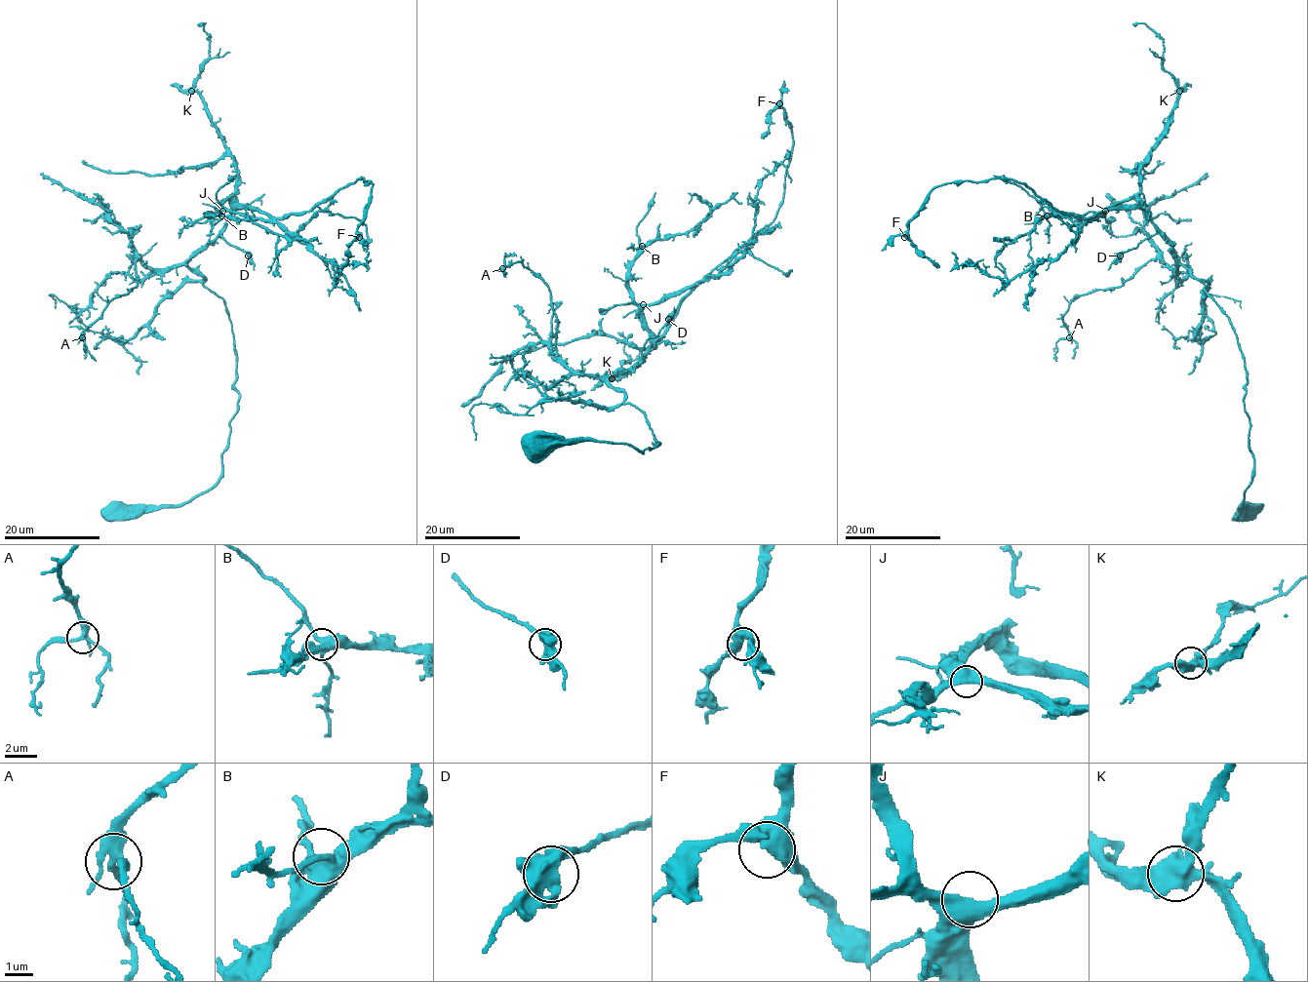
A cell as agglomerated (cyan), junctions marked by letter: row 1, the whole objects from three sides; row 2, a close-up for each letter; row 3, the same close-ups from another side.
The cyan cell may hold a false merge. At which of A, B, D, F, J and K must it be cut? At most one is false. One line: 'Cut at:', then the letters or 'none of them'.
Cut at: none of them

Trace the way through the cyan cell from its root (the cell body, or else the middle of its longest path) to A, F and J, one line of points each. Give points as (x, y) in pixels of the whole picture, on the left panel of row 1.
A: (119, 508), (183, 505), (217, 482), (238, 403), (232, 326), (201, 275), (138, 258), (137, 285), (82, 337)
F: (119, 508), (186, 503), (221, 472), (232, 326), (188, 262), (238, 208), (288, 217), (362, 177), (359, 237)
J: (119, 508), (186, 503), (221, 472), (238, 403), (232, 326), (188, 262), (228, 218), (227, 198), (222, 211)

